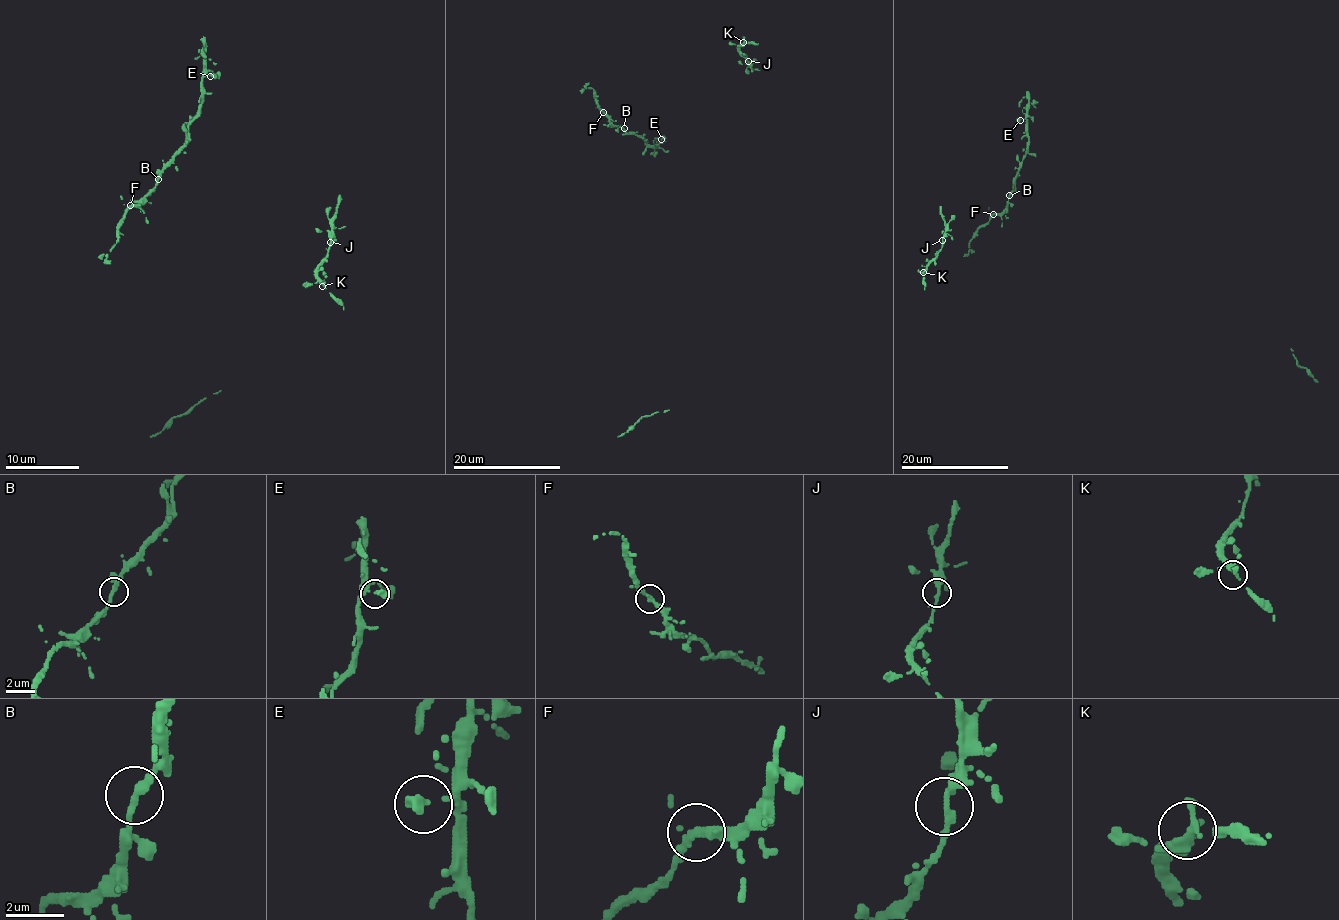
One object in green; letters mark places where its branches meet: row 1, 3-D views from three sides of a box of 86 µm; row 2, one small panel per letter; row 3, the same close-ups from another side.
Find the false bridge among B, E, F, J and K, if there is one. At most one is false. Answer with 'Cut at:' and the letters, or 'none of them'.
Cut at: none of them

